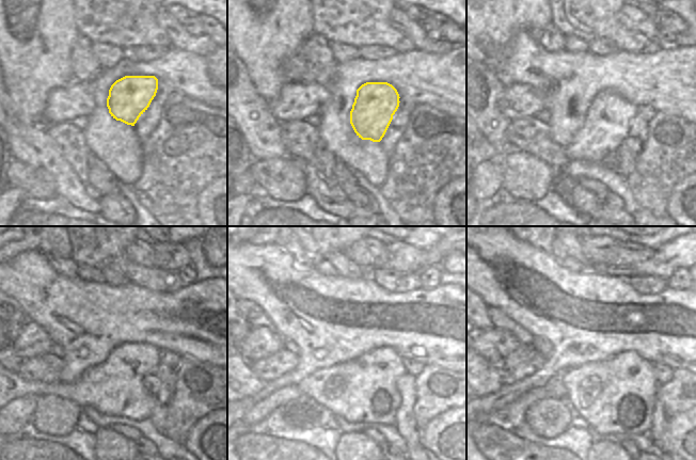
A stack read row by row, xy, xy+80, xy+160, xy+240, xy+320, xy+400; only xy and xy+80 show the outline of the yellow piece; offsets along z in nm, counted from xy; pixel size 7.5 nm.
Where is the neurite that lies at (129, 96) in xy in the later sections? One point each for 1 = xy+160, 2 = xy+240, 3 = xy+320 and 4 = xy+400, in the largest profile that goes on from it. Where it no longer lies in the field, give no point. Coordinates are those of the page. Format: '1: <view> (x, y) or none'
1: xy+160 (607, 121)
2: xy+240 (115, 386)
3: xy+320 (361, 390)
4: xy+400 (616, 396)

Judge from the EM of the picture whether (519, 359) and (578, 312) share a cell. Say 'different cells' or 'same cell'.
different cells

